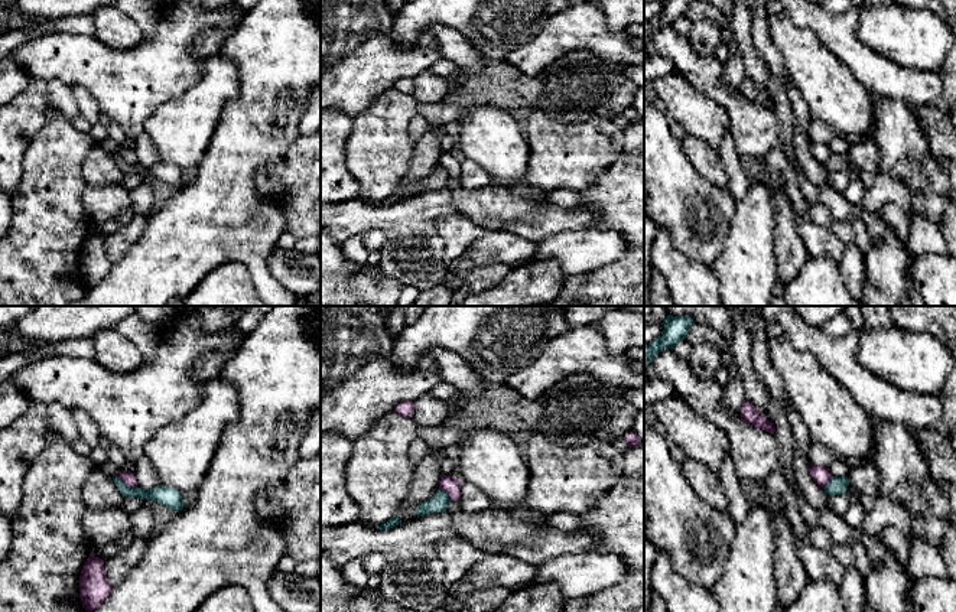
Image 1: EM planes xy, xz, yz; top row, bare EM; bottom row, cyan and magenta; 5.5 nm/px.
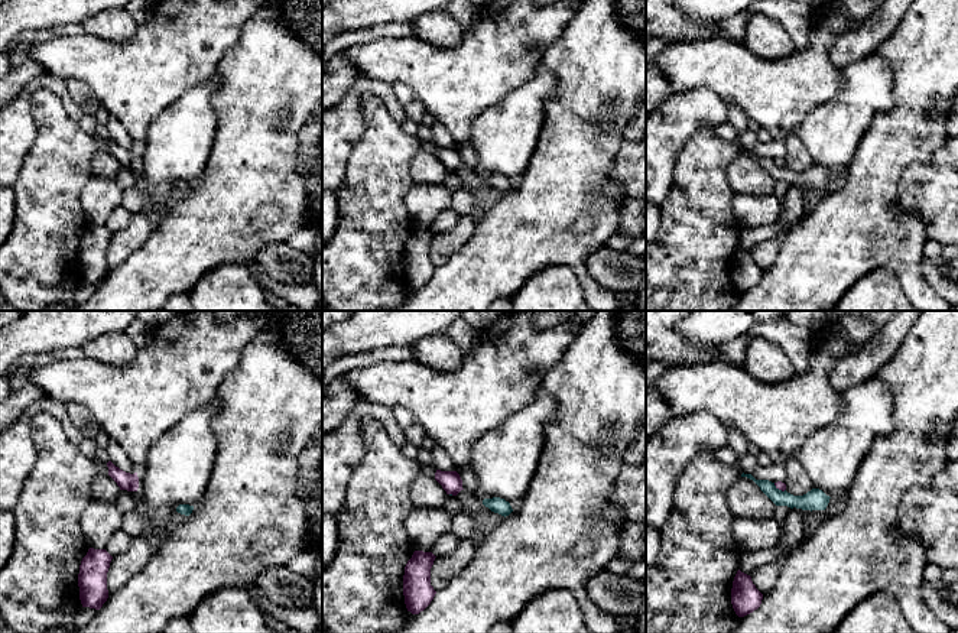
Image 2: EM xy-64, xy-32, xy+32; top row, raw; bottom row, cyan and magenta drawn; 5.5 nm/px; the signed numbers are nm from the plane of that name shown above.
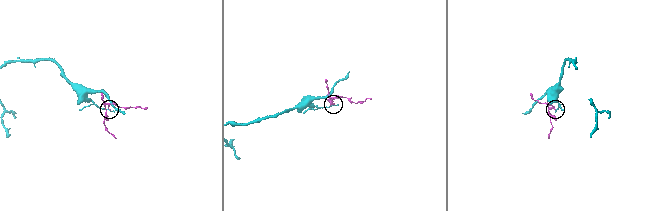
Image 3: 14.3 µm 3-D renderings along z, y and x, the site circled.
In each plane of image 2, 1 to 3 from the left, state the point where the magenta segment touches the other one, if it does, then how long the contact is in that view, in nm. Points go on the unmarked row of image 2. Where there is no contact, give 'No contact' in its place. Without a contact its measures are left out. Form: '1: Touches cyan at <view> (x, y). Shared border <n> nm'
1: No contact
2: No contact
3: Touches cyan at xy+32 (778, 165). Shared border 80 nm

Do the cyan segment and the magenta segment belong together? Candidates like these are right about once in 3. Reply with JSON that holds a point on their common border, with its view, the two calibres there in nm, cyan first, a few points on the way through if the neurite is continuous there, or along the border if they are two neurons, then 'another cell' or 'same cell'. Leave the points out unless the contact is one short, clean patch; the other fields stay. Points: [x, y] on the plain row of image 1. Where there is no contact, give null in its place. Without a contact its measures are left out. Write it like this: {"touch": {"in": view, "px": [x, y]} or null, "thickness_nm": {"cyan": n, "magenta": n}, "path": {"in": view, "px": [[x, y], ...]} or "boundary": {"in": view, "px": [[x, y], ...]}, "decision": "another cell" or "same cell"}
{"touch": {"in": "xy", "px": [124, 160]}, "thickness_nm": {"cyan": 110, "magenta": 70}, "boundary": {"in": "xy", "px": [[116, 152], [126, 160], [136, 163]]}, "decision": "another cell"}

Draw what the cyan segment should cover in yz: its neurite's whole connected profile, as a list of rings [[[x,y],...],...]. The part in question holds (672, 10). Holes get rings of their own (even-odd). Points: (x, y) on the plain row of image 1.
[[[663,0],[661,12],[644,23],[644,46],[653,35],[666,25],[674,26],[676,20],[686,16],[693,0]]]

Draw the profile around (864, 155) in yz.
[[[874,140],[851,146],[848,154],[861,172],[878,172],[878,150]]]

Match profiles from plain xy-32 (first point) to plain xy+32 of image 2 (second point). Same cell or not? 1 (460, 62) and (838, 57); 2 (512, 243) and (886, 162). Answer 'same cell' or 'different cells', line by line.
1: different cells
2: same cell

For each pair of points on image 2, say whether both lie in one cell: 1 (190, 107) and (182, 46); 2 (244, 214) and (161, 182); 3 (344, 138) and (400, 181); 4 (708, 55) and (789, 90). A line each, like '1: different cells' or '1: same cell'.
1: different cells
2: different cells
3: different cells
4: same cell

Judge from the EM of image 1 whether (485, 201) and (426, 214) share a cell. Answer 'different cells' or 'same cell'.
same cell

